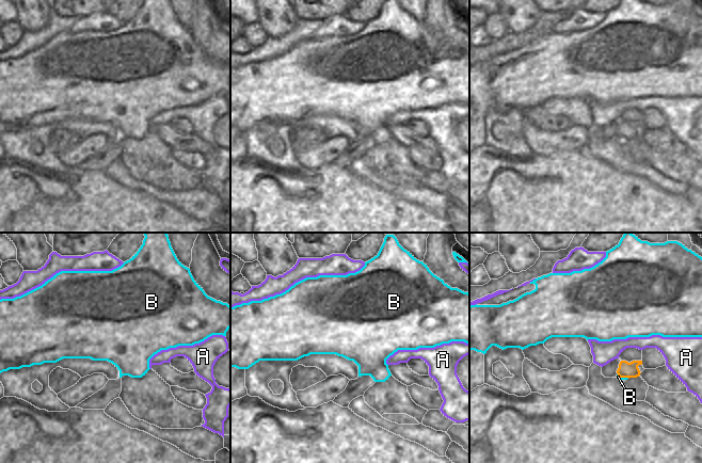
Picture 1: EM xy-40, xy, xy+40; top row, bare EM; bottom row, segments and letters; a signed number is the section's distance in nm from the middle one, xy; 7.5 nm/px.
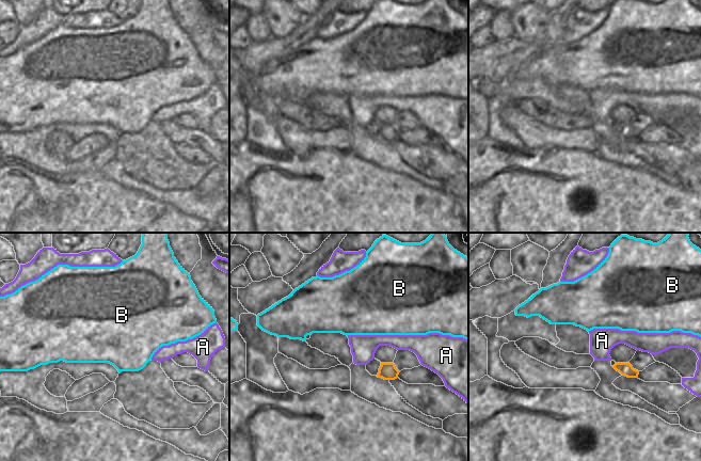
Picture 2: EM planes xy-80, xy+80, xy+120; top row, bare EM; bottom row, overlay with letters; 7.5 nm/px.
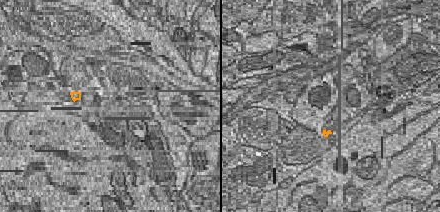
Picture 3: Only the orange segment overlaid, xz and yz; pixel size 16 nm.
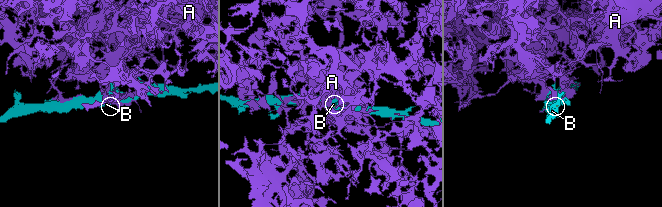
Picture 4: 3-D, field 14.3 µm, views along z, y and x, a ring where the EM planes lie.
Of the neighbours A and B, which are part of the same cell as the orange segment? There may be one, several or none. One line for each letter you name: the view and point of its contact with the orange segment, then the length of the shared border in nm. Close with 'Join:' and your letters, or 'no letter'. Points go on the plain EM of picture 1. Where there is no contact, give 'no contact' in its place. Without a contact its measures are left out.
Join: no letter

